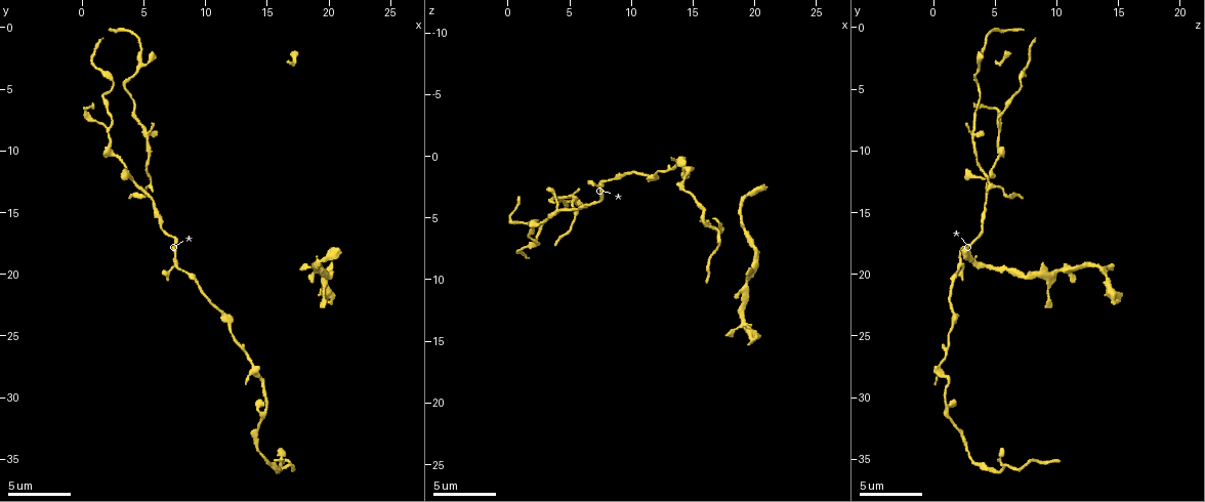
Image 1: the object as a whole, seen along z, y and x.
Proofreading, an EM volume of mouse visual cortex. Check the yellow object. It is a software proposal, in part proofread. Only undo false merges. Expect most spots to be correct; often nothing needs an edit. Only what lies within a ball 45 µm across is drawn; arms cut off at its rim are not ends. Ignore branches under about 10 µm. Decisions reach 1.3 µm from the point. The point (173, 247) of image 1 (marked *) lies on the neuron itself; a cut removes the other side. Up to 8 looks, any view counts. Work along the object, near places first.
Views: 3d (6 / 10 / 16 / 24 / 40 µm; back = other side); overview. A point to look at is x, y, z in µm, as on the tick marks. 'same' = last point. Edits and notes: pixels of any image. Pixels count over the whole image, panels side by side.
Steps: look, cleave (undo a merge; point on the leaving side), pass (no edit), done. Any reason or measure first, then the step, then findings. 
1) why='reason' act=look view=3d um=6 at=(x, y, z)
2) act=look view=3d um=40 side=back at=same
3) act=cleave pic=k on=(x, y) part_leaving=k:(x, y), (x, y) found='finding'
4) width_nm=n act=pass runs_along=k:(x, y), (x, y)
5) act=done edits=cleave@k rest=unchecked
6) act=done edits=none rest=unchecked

why='sudden change in width' act=look view=3d um=10 at=(2.2, 8.8, 5.4)

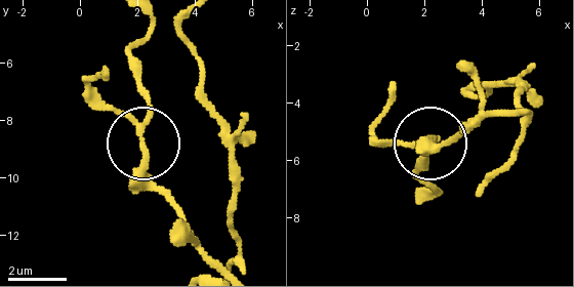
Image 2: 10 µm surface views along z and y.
why='closer look' act=look view=3d um=6 at=same

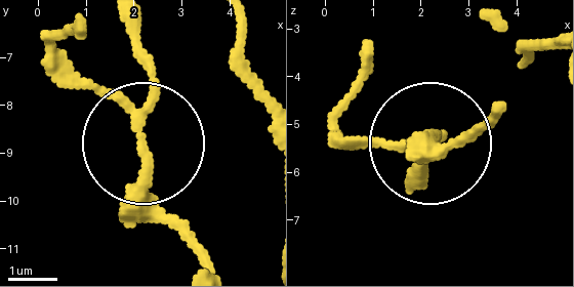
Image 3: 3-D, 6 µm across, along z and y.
width_nm=170 act=pass found='all the same neuron'

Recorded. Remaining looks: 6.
why='four or more arms meet' act=look view=3d um=10 at=(5.2, 13.2, 4.4)

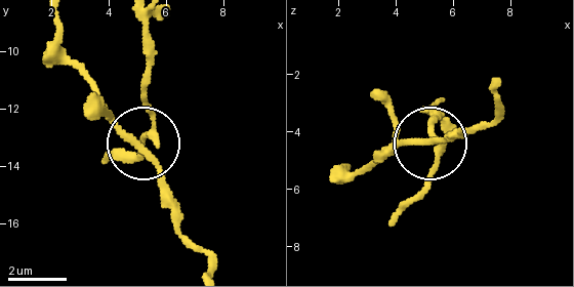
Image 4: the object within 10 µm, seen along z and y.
act=look view=3d um=6 at=(5.1, 13.3, 4.5)

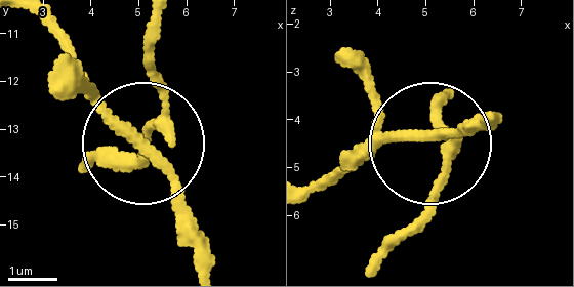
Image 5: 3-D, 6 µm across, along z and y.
width_nm=230 act=pass found='continuous, no second neuron'

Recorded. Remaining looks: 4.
why='side arm on a straight run' act=look view=3d um=10 at=(8.0, 19.8, 1.8)

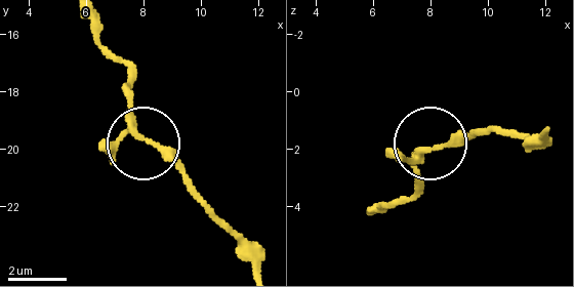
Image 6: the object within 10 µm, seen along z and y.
act=pass runs_along=6:(413, 170), (436, 146), (485, 135) found='continuous, no second neuron'

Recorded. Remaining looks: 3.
why='calibre changes' act=look view=3d um=6 at=(14.4, 28.4, 1.2)

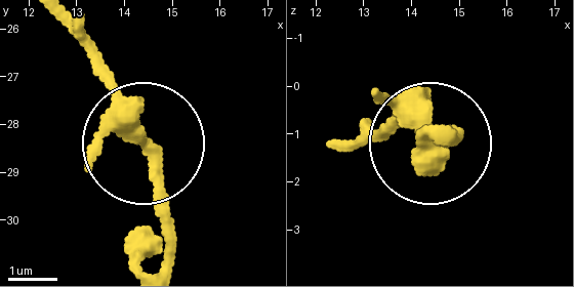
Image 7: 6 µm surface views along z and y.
act=pass runs_along=7:(67, 28), (156, 174), (164, 260) found='all the same neuron'

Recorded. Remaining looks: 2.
act=done edits=none rest=unchecked

